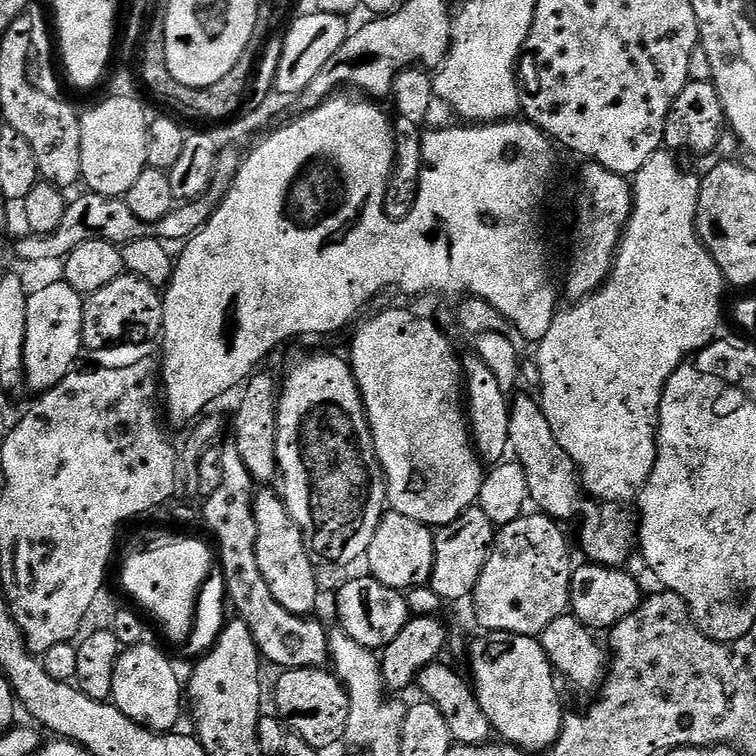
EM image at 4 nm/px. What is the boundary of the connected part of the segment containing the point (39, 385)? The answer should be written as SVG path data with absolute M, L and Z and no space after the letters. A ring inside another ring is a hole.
M63 280L52 282L36 291L29 293L27 300L26 345L23 355L24 378L27 389L42 394L53 388L62 378L73 371L74 362L83 349L84 332L84 301L83 295L74 290Z

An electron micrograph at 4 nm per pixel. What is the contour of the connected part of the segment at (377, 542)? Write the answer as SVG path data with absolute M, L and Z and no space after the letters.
M385 511L366 553L367 571L387 588L407 590L427 585L434 570L434 532L427 524L414 522L406 514Z

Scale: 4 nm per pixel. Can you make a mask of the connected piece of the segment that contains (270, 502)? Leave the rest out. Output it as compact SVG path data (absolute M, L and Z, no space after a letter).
M268 486L261 487L252 501L254 522L258 526L258 570L262 570L262 578L266 578L270 594L274 594L274 602L290 610L290 614L311 617L320 600L320 584L316 581L317 565L312 553L308 551L302 530L294 518L290 518L290 510L284 504L283 495L279 491L271 492L270 489Z

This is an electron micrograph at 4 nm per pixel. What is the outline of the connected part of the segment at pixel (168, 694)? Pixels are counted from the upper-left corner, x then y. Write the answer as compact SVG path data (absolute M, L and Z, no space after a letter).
M141 642L121 651L114 666L114 686L111 703L116 705L126 718L148 728L152 732L168 734L180 720L180 696L182 700L182 676L176 673L174 665L168 661L164 652L159 652L154 645Z

